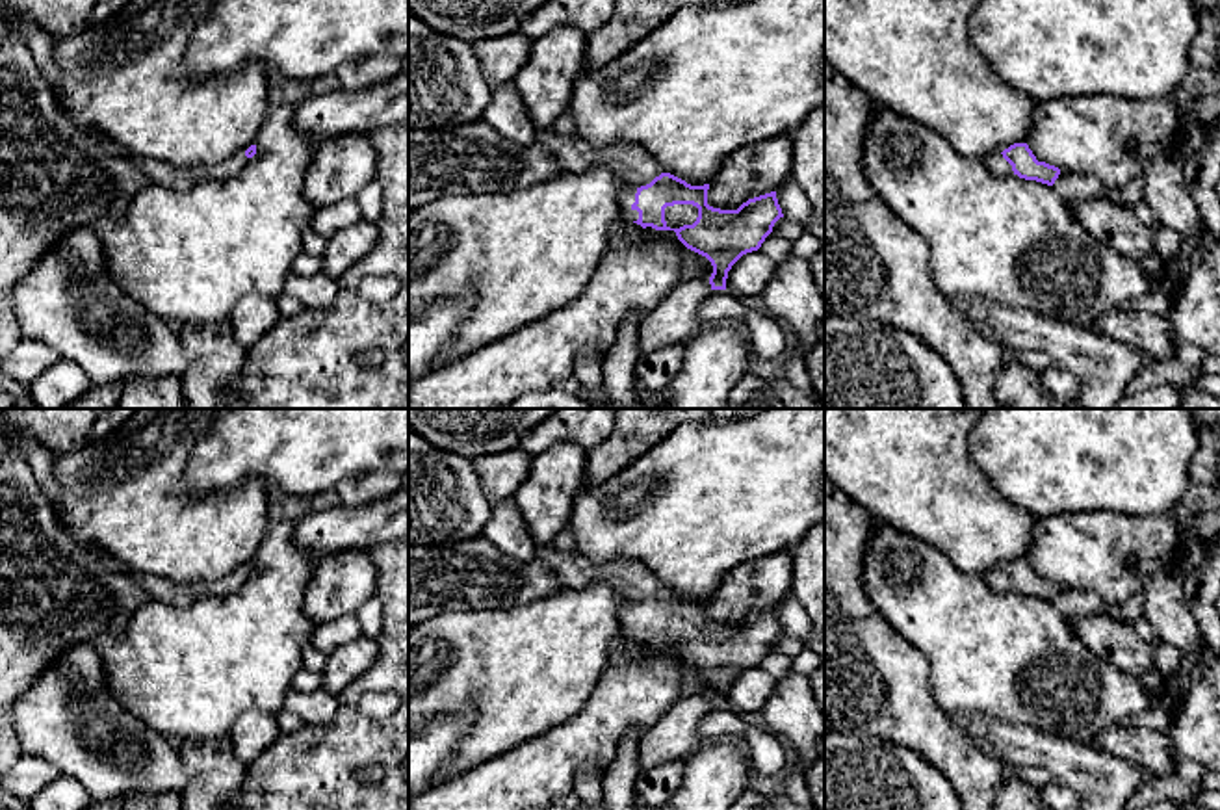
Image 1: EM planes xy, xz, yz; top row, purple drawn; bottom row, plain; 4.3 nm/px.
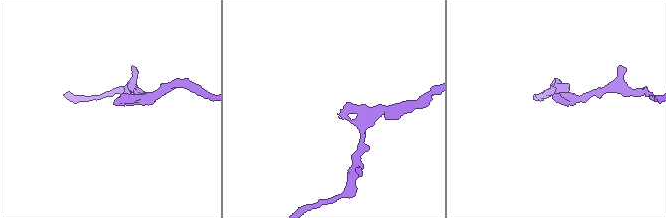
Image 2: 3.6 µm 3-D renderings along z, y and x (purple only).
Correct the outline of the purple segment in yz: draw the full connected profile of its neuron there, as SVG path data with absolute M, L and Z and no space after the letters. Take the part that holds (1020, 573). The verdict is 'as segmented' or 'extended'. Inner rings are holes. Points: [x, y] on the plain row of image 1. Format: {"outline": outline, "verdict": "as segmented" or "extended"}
{"outline": "M1014 559L1003 568L988 572L984 581L997 593L1018 591L1047 602L1053 602L1060 591L1058 583L1038 578L1027 559Z", "verdict": "extended"}

